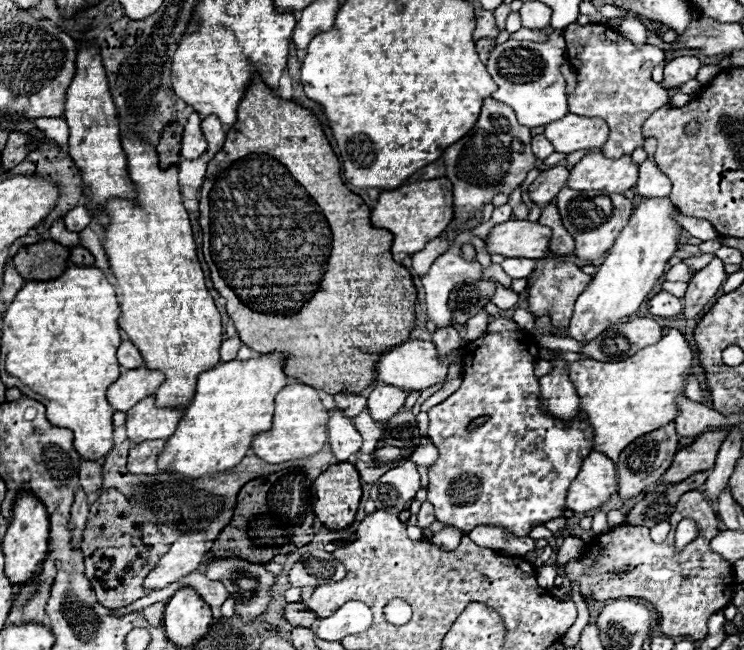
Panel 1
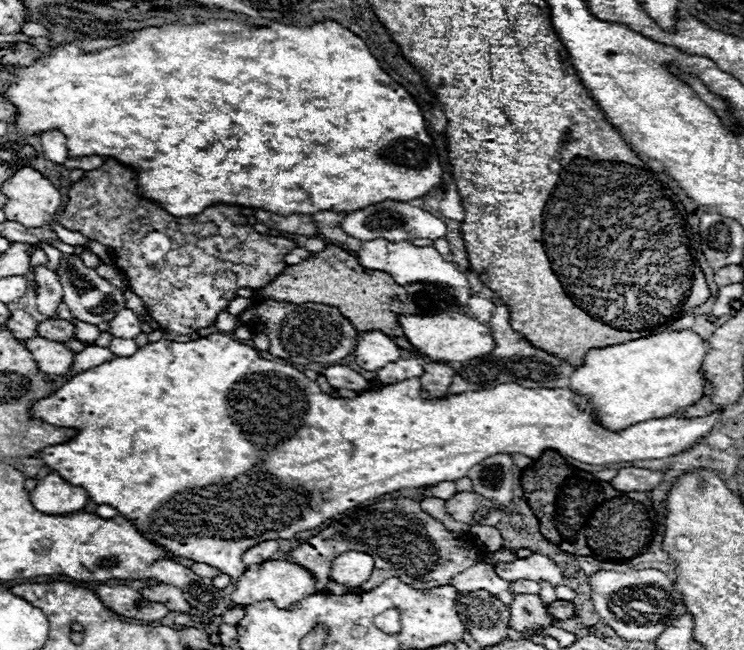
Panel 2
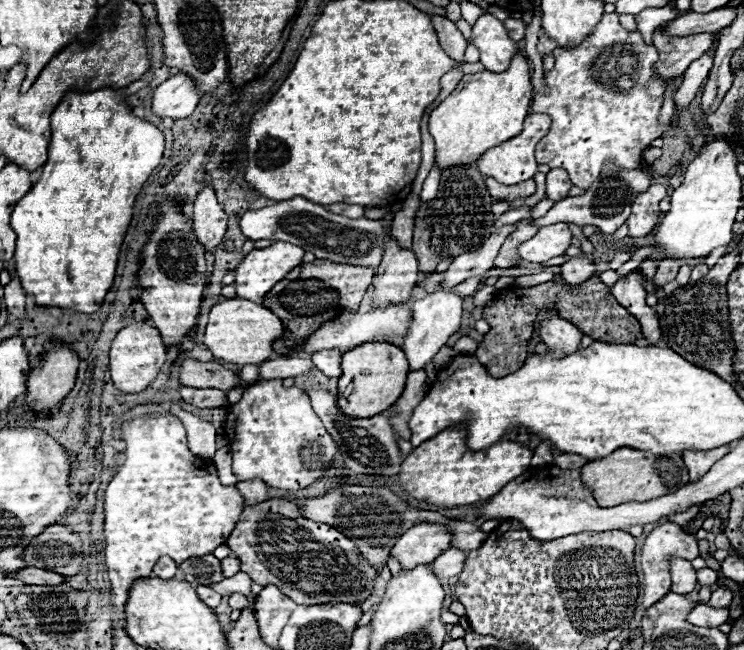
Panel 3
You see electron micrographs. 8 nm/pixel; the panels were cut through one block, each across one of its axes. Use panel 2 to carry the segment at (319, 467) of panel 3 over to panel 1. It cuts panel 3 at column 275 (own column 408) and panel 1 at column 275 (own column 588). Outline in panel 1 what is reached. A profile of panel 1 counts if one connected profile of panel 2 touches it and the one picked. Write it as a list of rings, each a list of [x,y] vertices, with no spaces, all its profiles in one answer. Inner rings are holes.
[[[288,384],[276,396],[276,412],[272,428],[254,438],[252,450],[258,458],[262,458],[268,464],[280,464],[288,460],[314,456],[328,442],[326,422],[328,422],[328,410],[322,406],[318,390],[306,384]]]

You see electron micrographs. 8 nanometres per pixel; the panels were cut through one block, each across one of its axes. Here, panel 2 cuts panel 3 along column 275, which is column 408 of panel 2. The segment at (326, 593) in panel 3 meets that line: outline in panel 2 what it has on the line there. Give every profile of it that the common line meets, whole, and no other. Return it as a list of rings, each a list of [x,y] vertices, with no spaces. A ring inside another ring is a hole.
[[[396,498],[376,502],[344,516],[342,520],[336,520],[316,536],[290,550],[286,560],[306,568],[316,578],[316,588],[324,592],[328,588],[332,560],[338,554],[350,550],[360,550],[374,558],[374,572],[366,580],[362,588],[364,592],[374,590],[390,576],[396,576],[418,590],[444,586],[448,584],[450,576],[474,566],[484,556],[484,550],[472,538],[458,538],[450,534],[442,522],[434,520],[420,508],[420,502],[410,498]]]

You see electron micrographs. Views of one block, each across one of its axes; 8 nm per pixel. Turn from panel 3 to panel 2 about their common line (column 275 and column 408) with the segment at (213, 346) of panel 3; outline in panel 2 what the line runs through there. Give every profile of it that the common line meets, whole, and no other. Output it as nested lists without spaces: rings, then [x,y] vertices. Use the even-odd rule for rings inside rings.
[[[454,312],[454,314],[400,314],[398,324],[404,330],[406,340],[412,342],[418,356],[430,360],[430,362],[466,362],[470,358],[478,358],[488,354],[494,348],[494,338],[490,334],[490,328],[480,324],[478,320]]]

